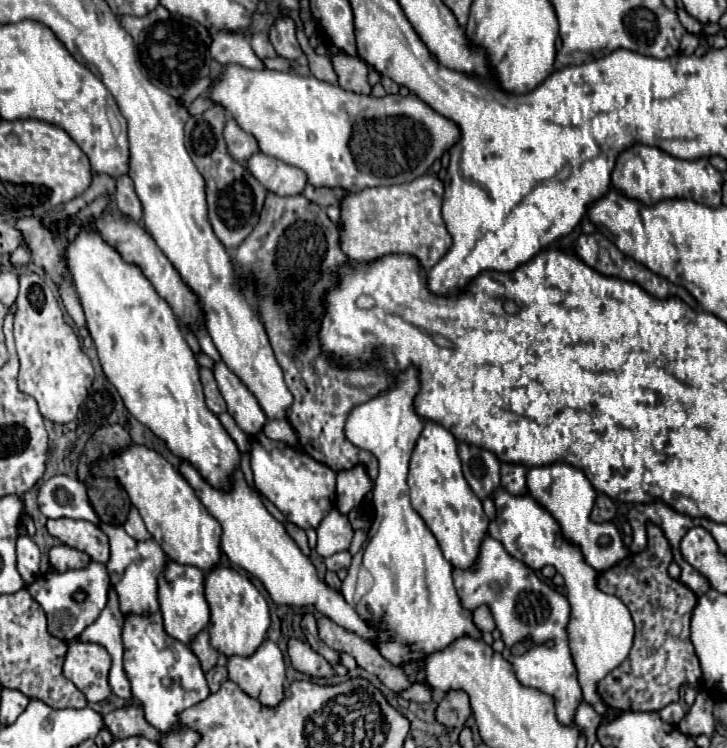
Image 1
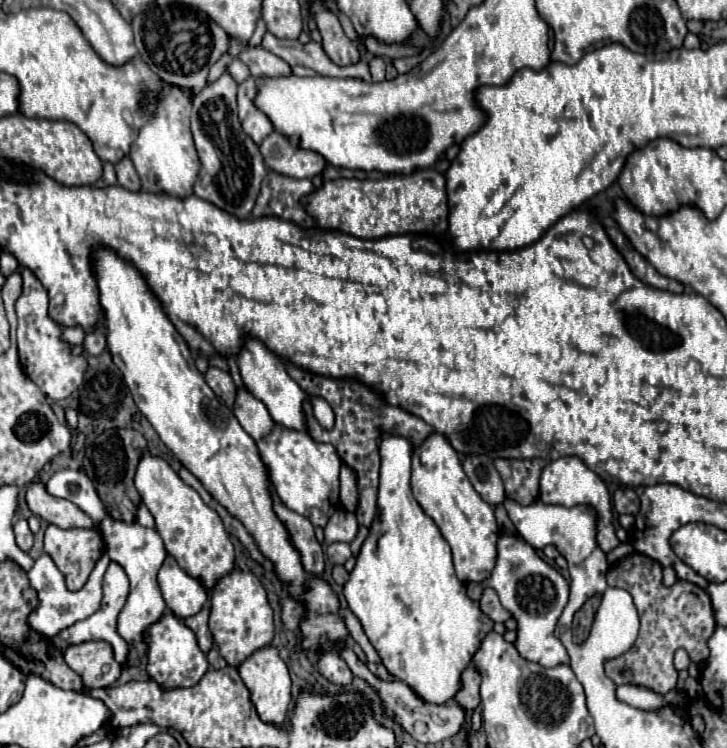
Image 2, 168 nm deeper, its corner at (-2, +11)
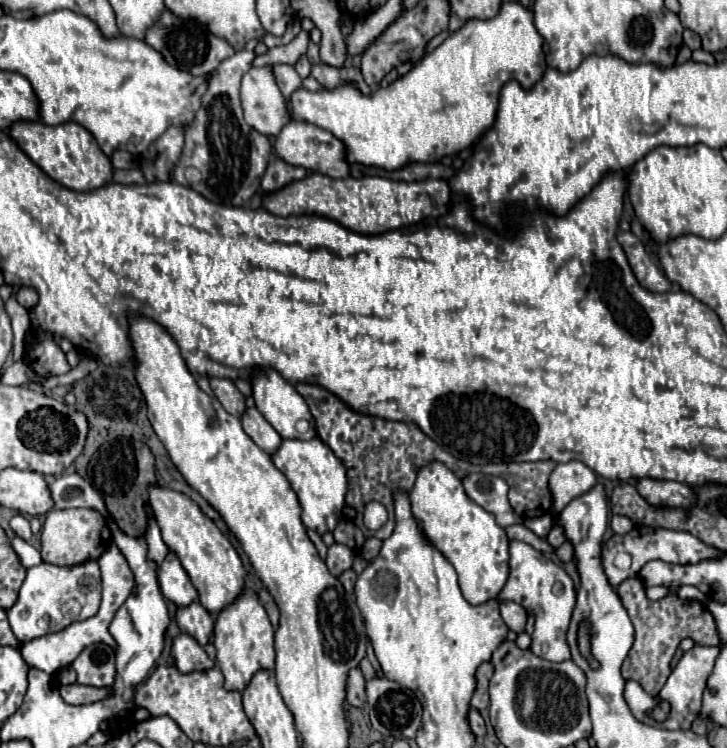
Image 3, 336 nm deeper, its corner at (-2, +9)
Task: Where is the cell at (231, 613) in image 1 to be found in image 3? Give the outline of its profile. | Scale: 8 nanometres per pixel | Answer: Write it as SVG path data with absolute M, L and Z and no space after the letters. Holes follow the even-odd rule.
M246 589L230 607L218 613L214 627L214 645L216 663L224 673L224 687L228 691L242 693L258 671L274 669L274 627L270 625L264 607L258 603L256 593Z

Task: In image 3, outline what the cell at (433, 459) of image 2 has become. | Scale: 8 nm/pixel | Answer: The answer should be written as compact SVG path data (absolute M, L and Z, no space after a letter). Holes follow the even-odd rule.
M438 461L422 467L422 471L418 473L410 495L410 505L412 515L418 521L426 539L456 569L464 599L470 605L482 605L488 599L496 599L510 575L508 567L510 541L506 537L506 531L496 523L494 515L476 505L464 493L462 481Z

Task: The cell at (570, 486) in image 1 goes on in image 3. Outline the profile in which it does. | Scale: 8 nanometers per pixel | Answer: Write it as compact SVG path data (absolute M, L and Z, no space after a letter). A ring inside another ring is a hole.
M582 461L558 463L550 475L550 491L554 499L554 513L560 513L570 499L584 495L596 485L596 475Z

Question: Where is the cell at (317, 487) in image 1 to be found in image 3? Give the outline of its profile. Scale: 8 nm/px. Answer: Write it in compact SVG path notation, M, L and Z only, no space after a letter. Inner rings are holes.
M284 439L280 449L272 455L274 465L286 475L292 489L296 491L300 505L302 505L302 521L308 529L324 535L334 531L336 525L342 521L344 511L344 497L348 491L348 469L346 465L326 447L320 439L298 441L298 439Z

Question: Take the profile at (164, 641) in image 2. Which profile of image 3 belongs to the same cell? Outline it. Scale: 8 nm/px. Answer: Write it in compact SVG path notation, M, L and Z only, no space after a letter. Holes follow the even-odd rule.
M186 633L178 635L174 645L172 645L172 655L176 661L176 667L182 673L190 673L190 671L204 671L204 669L212 669L214 661L206 655L206 651L198 645L198 641Z

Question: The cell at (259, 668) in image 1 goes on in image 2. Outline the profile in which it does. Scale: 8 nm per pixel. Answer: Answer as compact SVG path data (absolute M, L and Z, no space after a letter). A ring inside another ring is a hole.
M266 645L266 647L254 651L246 661L242 661L238 665L238 673L250 691L250 699L252 699L260 719L268 721L268 723L282 723L286 719L286 711L288 711L292 695L290 695L288 667L282 661L278 649L274 645Z

